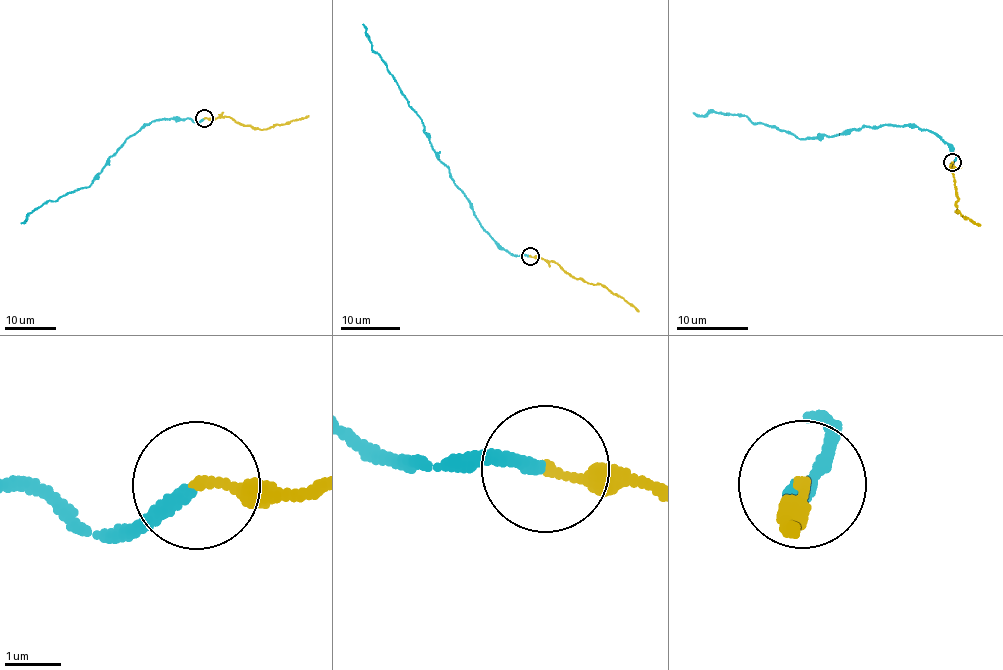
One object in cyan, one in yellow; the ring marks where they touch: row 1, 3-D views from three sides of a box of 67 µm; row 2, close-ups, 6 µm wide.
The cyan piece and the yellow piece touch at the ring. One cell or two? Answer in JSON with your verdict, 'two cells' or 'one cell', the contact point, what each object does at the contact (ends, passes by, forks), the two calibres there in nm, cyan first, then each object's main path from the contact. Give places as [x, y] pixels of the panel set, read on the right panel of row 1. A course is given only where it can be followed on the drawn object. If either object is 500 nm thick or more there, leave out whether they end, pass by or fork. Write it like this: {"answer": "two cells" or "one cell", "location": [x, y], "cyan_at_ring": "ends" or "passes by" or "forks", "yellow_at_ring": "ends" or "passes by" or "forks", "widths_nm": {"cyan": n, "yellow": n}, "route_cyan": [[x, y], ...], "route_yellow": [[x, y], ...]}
{"answer": "one cell", "location": [952, 162], "cyan_at_ring": "ends", "yellow_at_ring": "ends", "widths_nm": {"cyan": 240, "yellow": 180}, "route_cyan": [[953, 163], [956, 155], [935, 134], [906, 125], [863, 126], [798, 138], [729, 113], [692, 112]], "route_yellow": [[953, 163], [949, 169], [953, 170], [959, 196], [956, 212], [980, 225]]}

